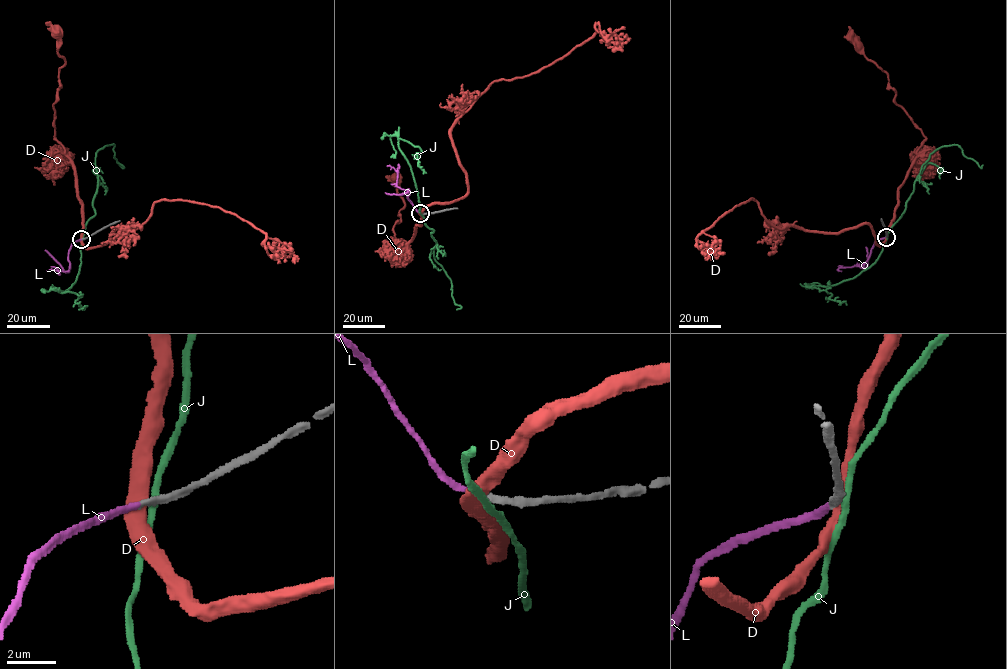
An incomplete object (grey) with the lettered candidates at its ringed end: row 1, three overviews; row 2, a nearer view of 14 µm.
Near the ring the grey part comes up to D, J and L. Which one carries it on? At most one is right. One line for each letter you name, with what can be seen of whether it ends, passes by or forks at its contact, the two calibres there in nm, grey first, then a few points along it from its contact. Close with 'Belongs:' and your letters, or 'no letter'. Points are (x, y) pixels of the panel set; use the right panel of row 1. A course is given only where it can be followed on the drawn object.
L: it ends; calibres 280 and 240 nm; course (886, 237), (875, 242), (863, 267), (839, 267)
Belongs: L

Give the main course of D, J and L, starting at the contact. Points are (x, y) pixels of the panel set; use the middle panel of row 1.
D: (420, 213), (421, 224), (414, 235), (395, 253), (394, 225), (404, 206), (396, 178)
J: (421, 214), (424, 224), (433, 230), (434, 258), (450, 279), (454, 302), (461, 306), (456, 310)
L: (420, 213), (408, 198), (409, 191), (397, 186), (397, 172), (387, 166)

